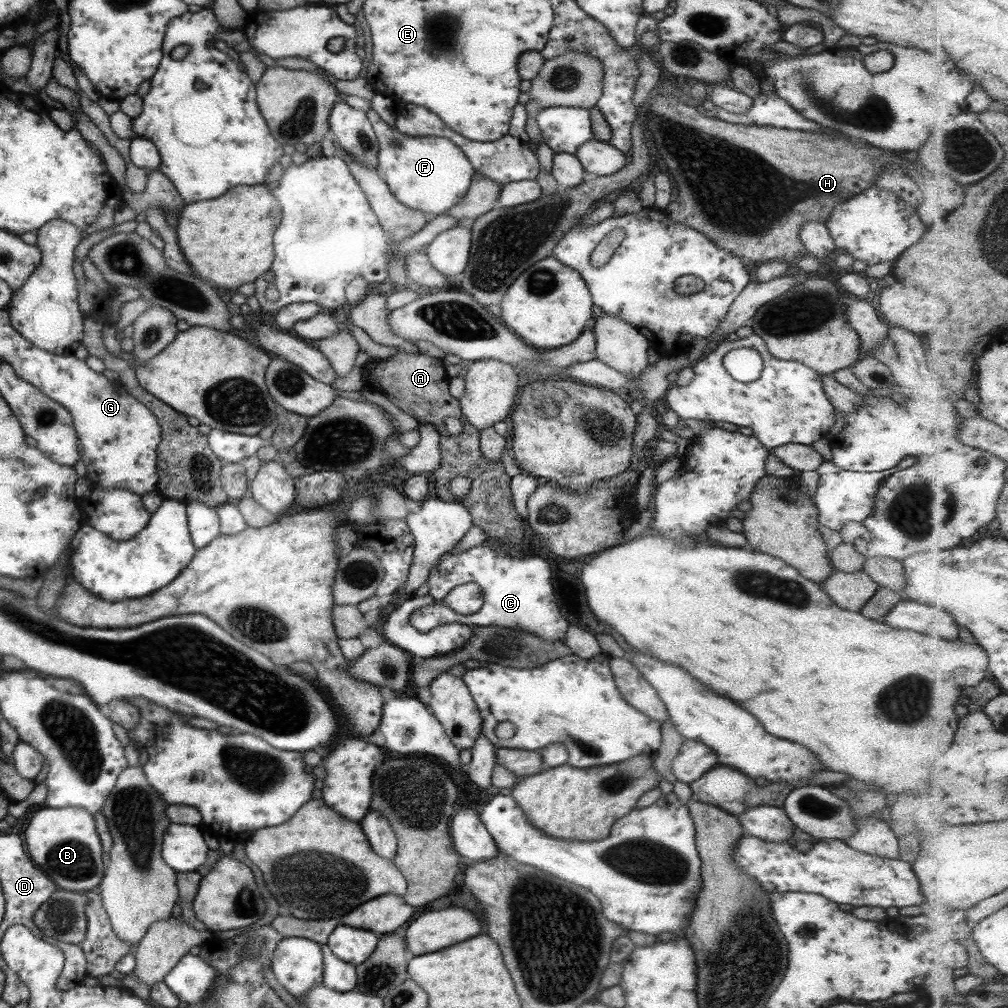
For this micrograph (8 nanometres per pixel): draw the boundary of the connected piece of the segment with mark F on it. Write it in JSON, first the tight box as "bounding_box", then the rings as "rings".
{"bounding_box":[365,109,475,217],"rings":[[[369,109],[365,115],[369,119],[369,124],[372,126],[374,136],[377,139],[377,147],[379,147],[376,170],[381,174],[389,192],[397,202],[413,210],[420,210],[428,217],[435,217],[445,214],[445,211],[465,196],[475,172],[467,157],[449,139],[440,138],[439,136],[407,137],[397,132],[395,126],[390,127],[389,124],[385,124],[375,111]]]}

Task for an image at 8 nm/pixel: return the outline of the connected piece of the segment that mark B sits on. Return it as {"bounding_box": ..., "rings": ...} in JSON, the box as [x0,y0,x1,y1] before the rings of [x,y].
{"bounding_box":[23,806,104,892],"rings":[[[40,806],[23,832],[27,852],[42,872],[66,891],[85,892],[97,888],[104,874],[101,844],[94,819],[79,807],[49,808]]]}

